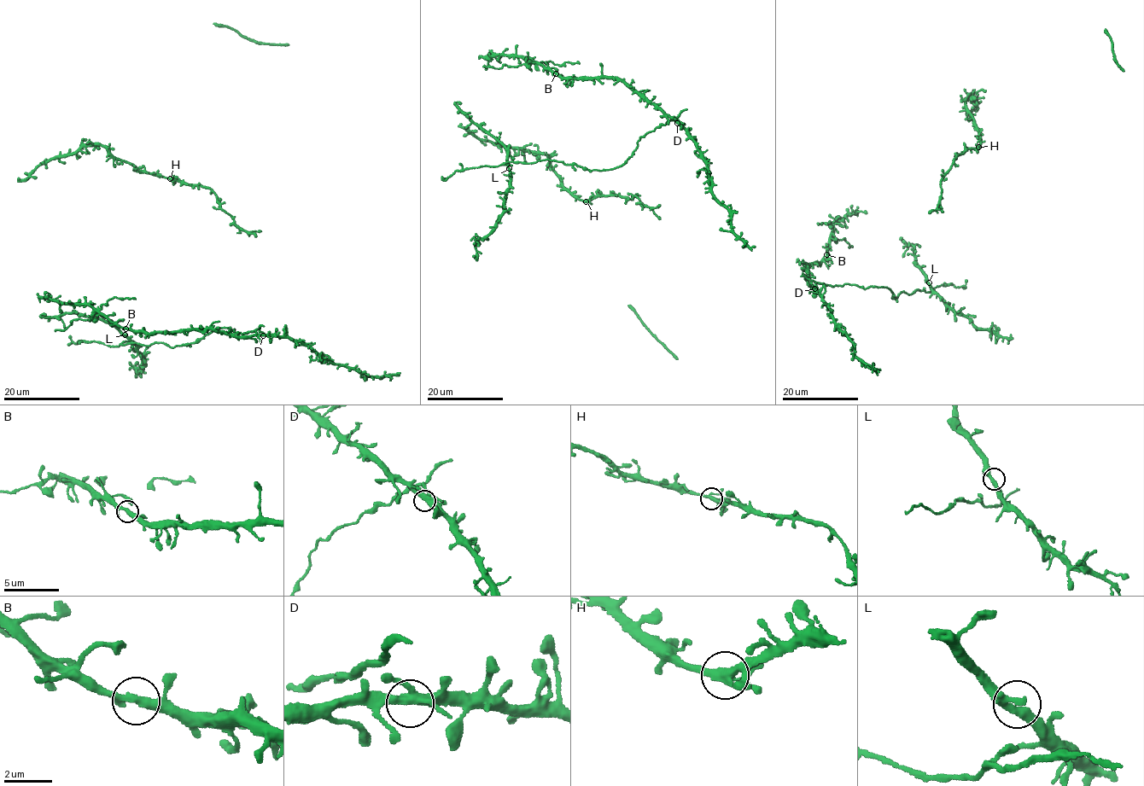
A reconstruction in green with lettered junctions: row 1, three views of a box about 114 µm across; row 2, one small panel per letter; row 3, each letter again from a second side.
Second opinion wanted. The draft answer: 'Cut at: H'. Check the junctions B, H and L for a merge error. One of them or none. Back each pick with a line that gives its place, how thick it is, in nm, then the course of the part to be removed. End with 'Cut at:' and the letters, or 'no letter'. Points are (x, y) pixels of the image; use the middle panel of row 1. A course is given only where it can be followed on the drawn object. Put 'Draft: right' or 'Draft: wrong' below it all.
Cut at: no letter
Draft: wrong

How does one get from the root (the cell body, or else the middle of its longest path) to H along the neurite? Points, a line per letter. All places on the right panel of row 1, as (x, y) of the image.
H: (929, 213), (938, 206), (942, 190), (942, 179), (954, 160), (969, 148), (978, 148)

